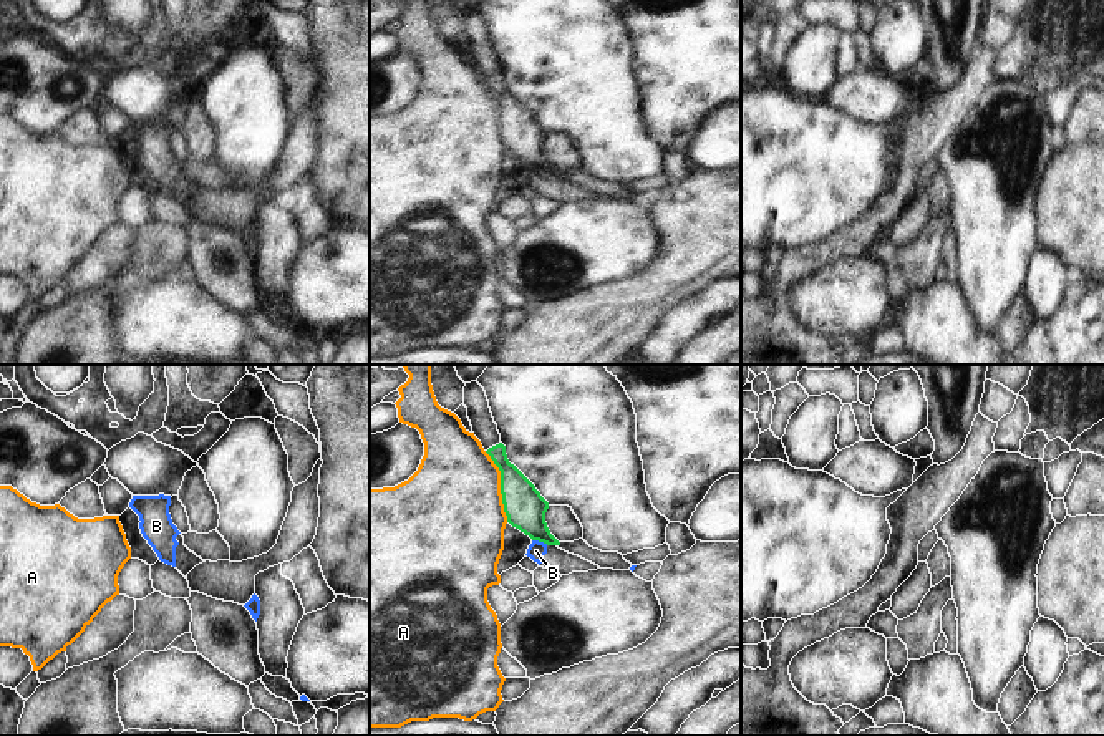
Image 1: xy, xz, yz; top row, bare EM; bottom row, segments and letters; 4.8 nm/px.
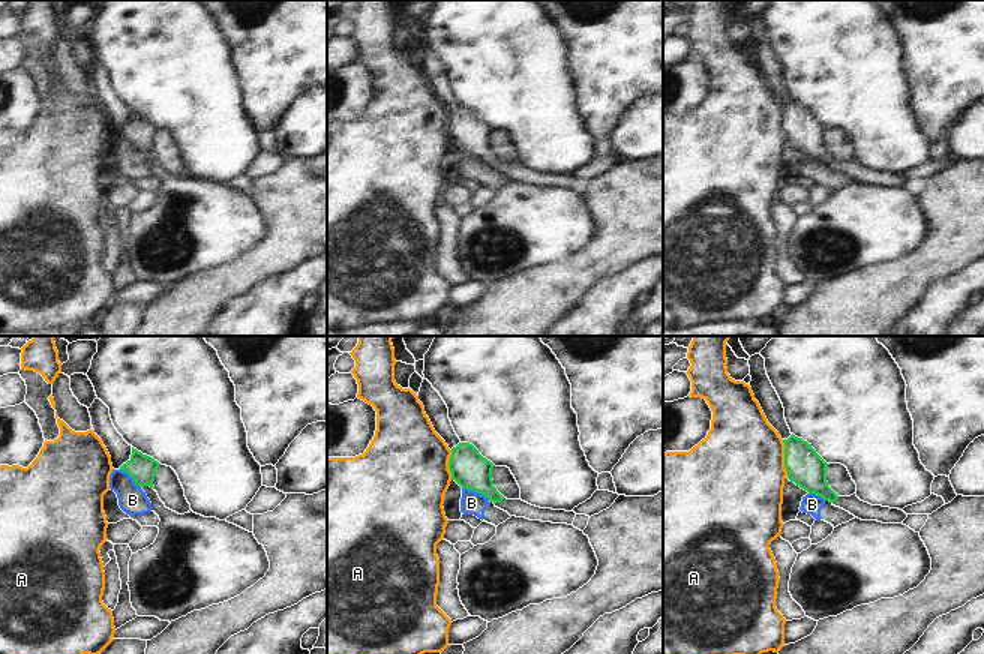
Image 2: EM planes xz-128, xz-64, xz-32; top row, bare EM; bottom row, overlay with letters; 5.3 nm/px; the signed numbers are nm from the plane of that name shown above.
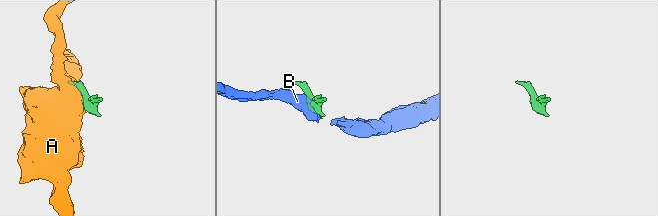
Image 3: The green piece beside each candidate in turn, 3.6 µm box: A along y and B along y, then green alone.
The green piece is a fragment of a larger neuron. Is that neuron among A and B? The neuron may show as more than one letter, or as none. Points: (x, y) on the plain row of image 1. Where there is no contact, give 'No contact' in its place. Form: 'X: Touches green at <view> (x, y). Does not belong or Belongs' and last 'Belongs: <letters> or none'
A: Touches green at xz (501, 115). Does not belong
B: Touches green at xz (541, 169). Does not belong
Belongs: none

